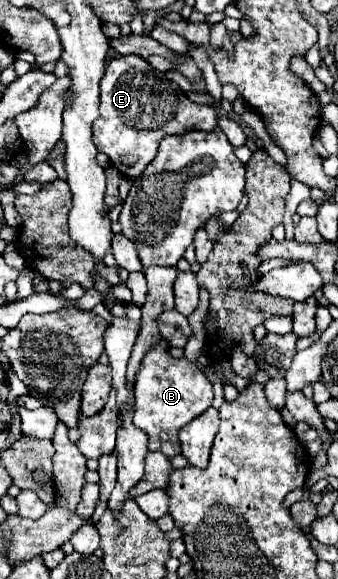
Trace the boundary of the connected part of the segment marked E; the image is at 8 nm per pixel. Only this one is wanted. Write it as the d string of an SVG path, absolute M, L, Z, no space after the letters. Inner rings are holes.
M123 55L119 59L113 59L107 65L107 71L101 79L101 97L99 97L99 119L93 123L93 143L97 151L105 153L111 161L111 165L129 179L137 179L147 163L157 153L159 141L165 135L171 133L185 133L191 129L201 129L201 131L213 131L217 127L217 109L209 105L199 105L193 103L177 83L169 81L165 73L153 69L143 57L139 55Z

